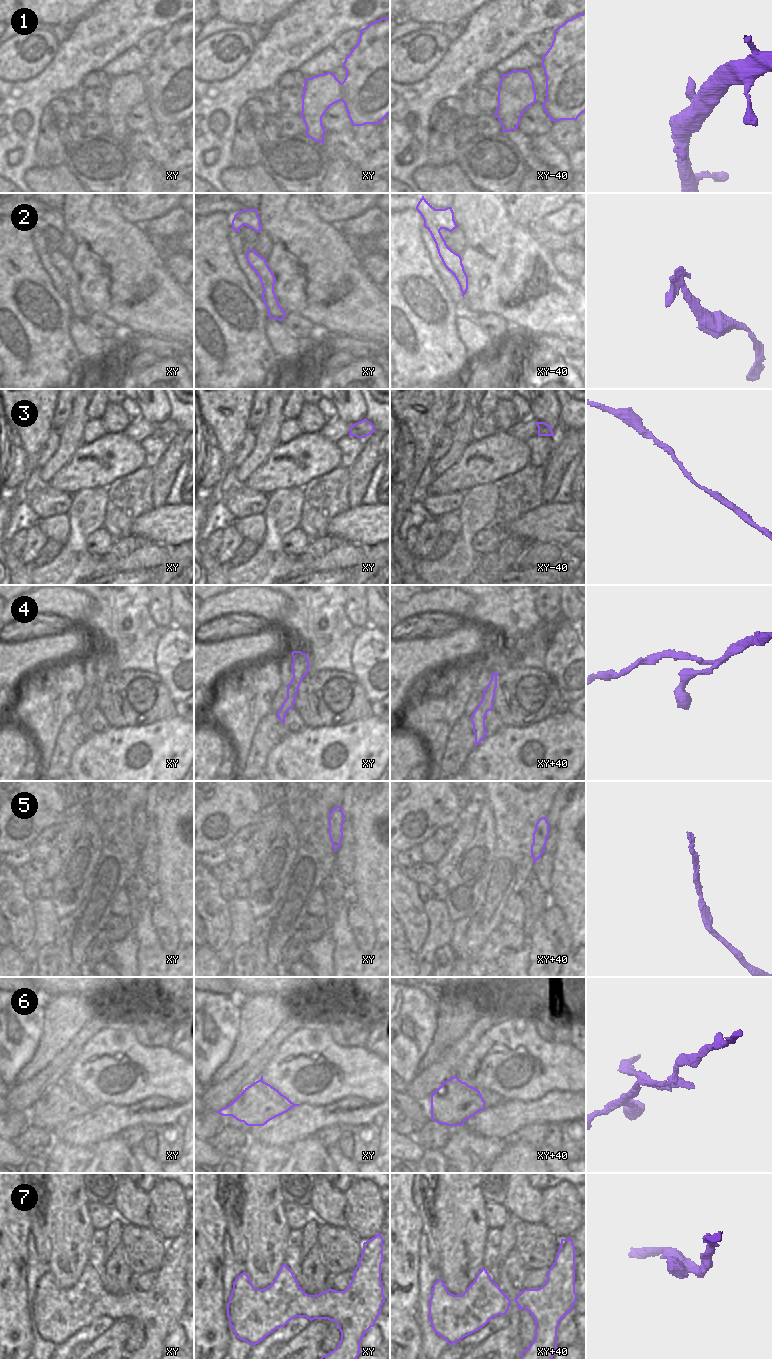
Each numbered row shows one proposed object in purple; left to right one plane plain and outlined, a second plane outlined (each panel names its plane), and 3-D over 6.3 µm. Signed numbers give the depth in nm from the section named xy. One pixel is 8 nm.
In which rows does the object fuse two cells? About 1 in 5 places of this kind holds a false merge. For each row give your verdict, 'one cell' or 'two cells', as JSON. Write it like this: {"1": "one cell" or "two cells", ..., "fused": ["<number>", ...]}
{"1": "one cell", "2": "one cell", "3": "one cell", "4": "one cell", "5": "one cell", "6": "two cells", "7": "one cell", "fused": ["6"]}

